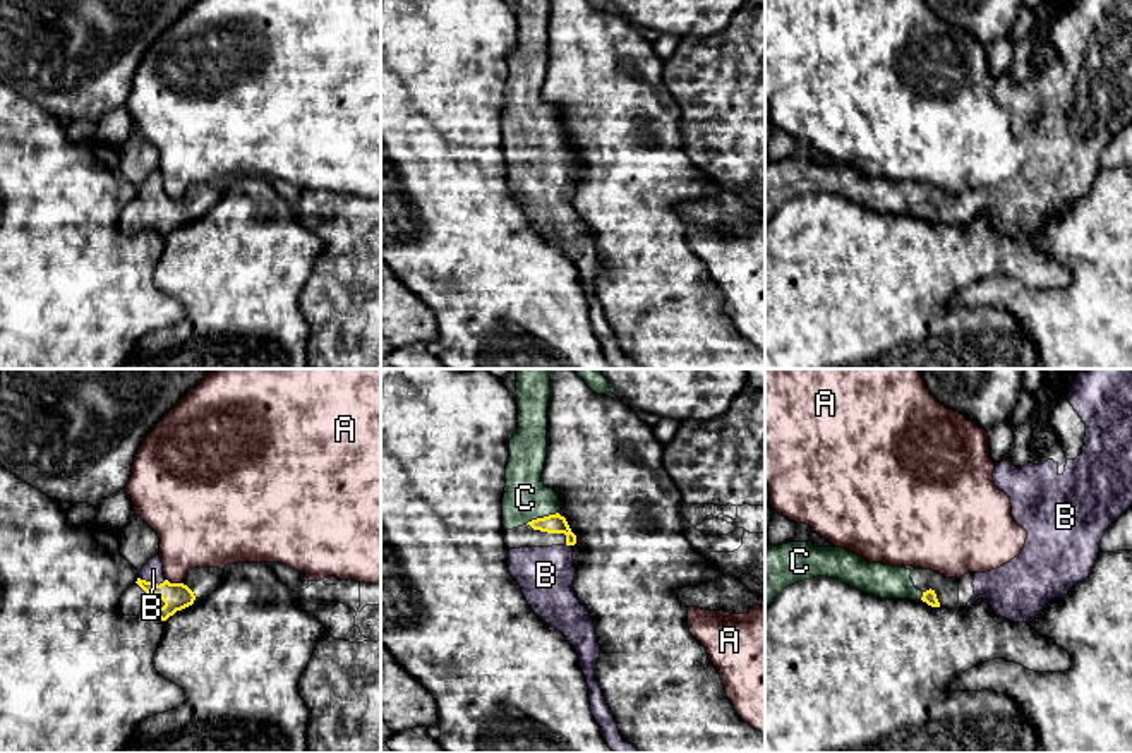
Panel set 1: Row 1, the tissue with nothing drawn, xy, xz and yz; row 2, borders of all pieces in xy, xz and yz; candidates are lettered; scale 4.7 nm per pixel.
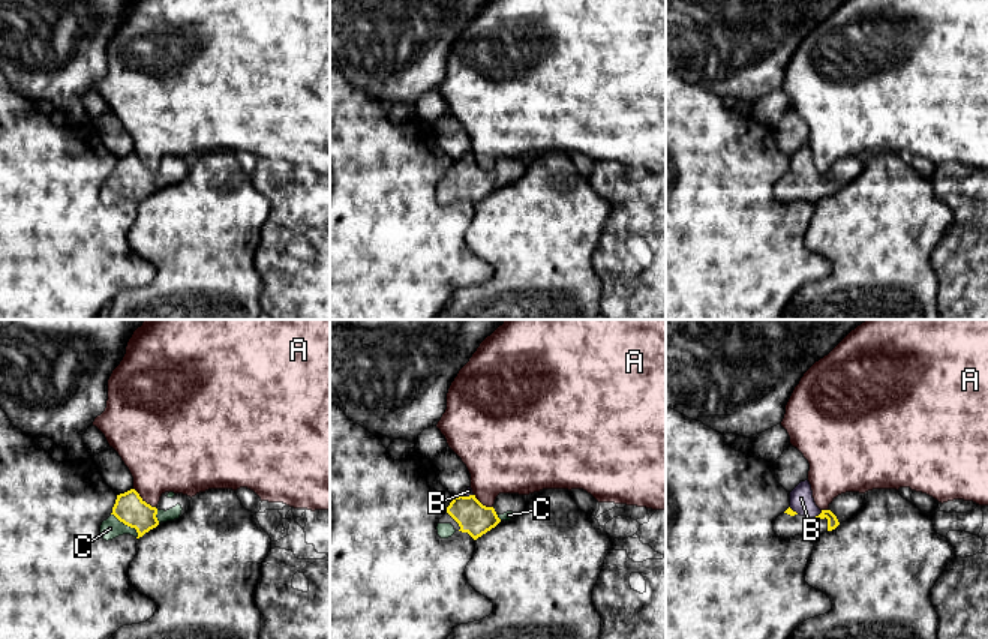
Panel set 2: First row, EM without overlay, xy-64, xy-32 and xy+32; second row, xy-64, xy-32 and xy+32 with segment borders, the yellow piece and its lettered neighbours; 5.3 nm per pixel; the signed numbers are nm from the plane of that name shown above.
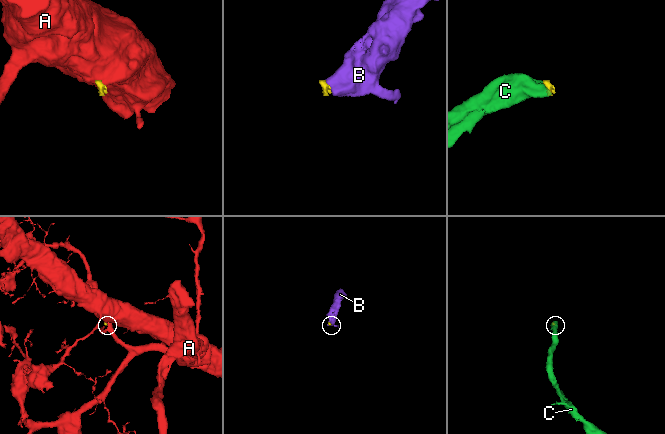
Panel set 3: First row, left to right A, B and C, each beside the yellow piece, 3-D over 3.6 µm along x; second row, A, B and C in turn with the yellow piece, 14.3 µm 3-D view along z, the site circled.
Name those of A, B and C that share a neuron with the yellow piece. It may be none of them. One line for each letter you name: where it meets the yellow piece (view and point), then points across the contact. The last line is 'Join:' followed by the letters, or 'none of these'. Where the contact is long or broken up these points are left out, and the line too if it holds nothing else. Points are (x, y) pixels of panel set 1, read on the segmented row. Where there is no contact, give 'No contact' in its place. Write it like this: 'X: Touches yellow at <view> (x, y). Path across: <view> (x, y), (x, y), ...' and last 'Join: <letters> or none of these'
B: Touches yellow at xy (151, 582). Path across: xy (175, 596), (151, 582), (153, 570)
C: Touches yellow at xz (541, 518). Path across: xz (554, 524), (541, 518), (525, 498)
Join: B, C

